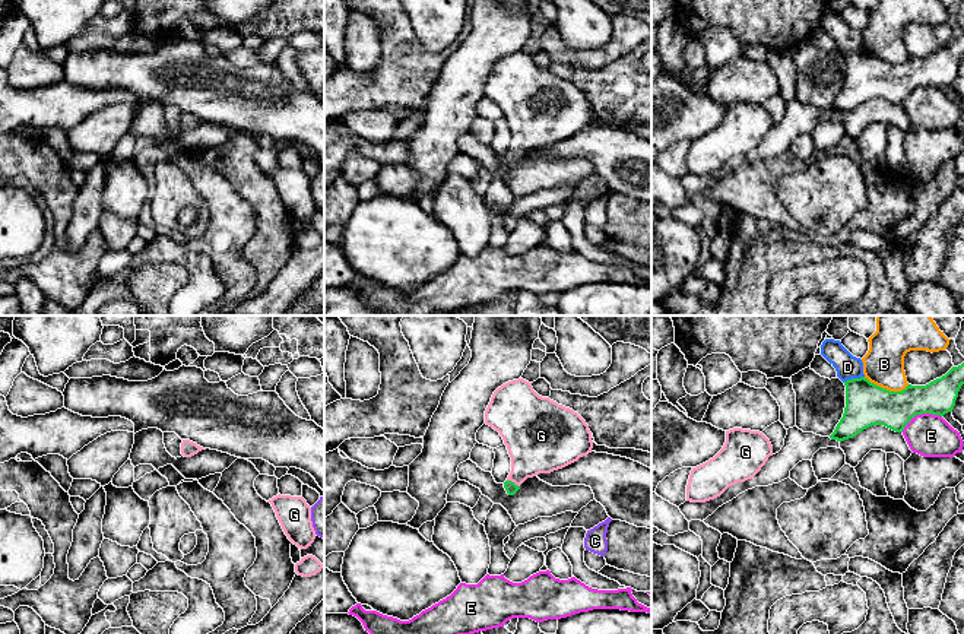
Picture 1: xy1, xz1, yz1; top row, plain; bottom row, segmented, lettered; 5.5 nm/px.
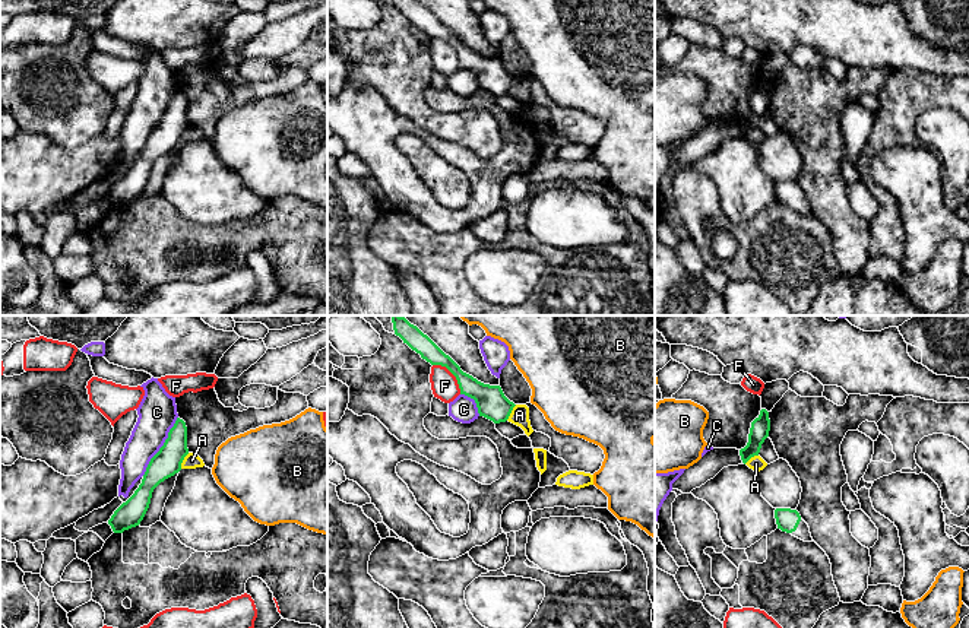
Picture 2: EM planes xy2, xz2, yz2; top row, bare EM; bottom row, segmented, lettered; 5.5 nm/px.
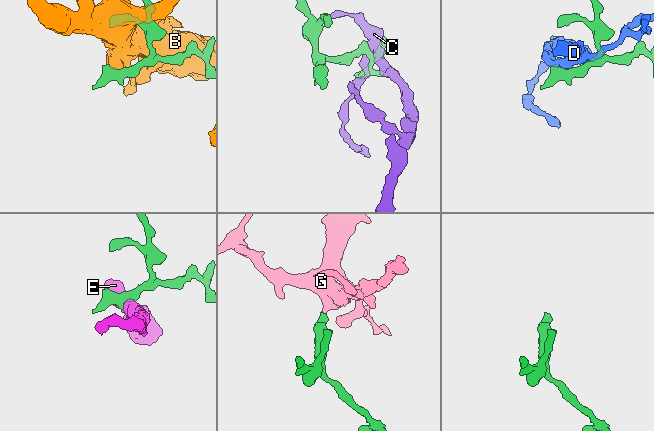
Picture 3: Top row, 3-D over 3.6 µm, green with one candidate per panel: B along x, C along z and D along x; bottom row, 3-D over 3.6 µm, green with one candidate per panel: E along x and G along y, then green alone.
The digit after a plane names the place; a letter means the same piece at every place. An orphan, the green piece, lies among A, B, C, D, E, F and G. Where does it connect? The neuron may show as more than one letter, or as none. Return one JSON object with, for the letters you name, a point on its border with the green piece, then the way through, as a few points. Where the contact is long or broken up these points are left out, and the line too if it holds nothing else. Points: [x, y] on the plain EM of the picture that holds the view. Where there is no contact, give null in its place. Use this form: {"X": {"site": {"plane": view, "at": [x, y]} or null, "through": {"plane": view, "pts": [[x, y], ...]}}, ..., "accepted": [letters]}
{"G": {"site": {"plane": "xz1", "at": [513, 155]}, "through": {"plane": "xz1", "pts": [[511, 161], [513, 155], [536, 117]]}}, "accepted": ["G"]}

